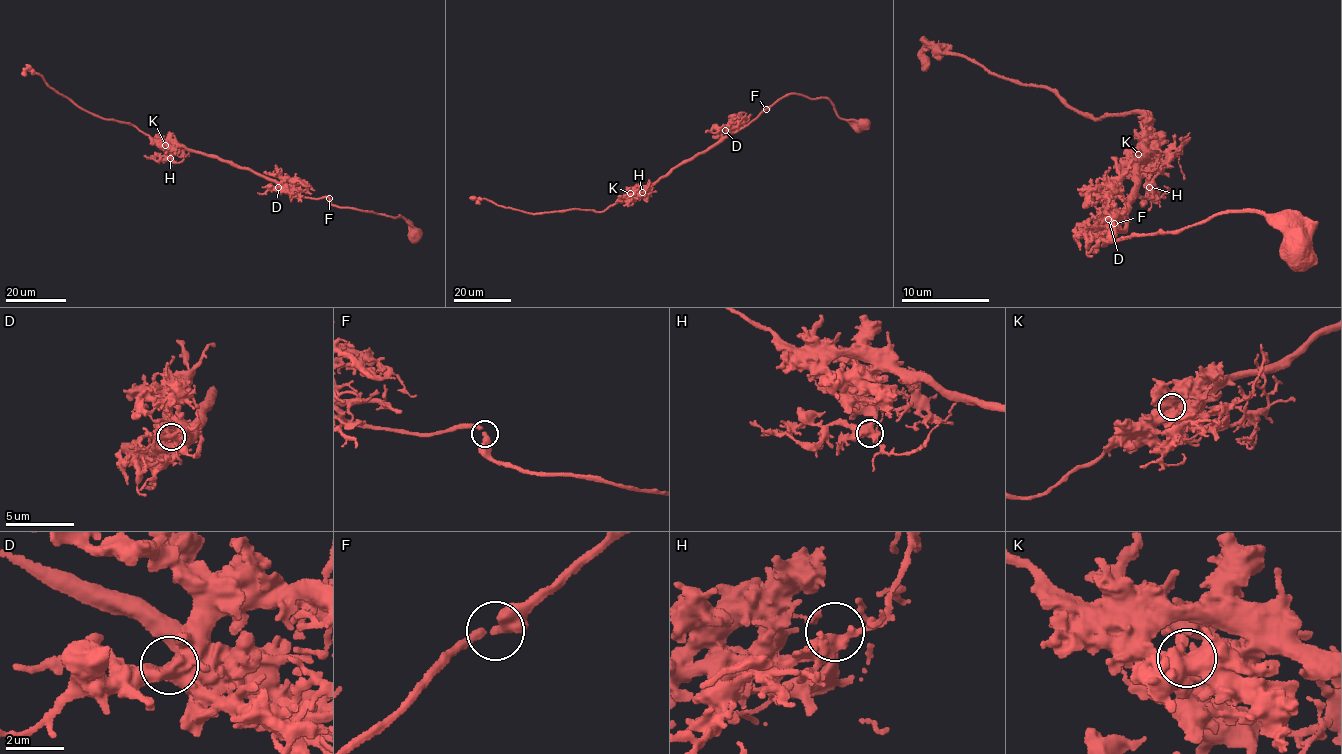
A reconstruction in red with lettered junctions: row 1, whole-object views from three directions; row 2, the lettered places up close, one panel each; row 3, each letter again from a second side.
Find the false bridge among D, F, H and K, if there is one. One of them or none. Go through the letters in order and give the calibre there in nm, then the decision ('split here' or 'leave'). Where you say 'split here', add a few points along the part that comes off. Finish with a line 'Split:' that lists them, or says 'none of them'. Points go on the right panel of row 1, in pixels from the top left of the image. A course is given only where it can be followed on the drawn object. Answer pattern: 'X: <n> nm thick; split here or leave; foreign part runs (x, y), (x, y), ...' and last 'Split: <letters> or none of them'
D: 500 nm thick; leave
F: 320 nm thick; leave
H: 440 nm thick; leave
K: 550 nm thick; split here; foreign part runs (1139, 153), (1158, 165), (1158, 173), (1147, 185), (1157, 191), (1159, 197), (1169, 192), (1164, 186)
Split: K

